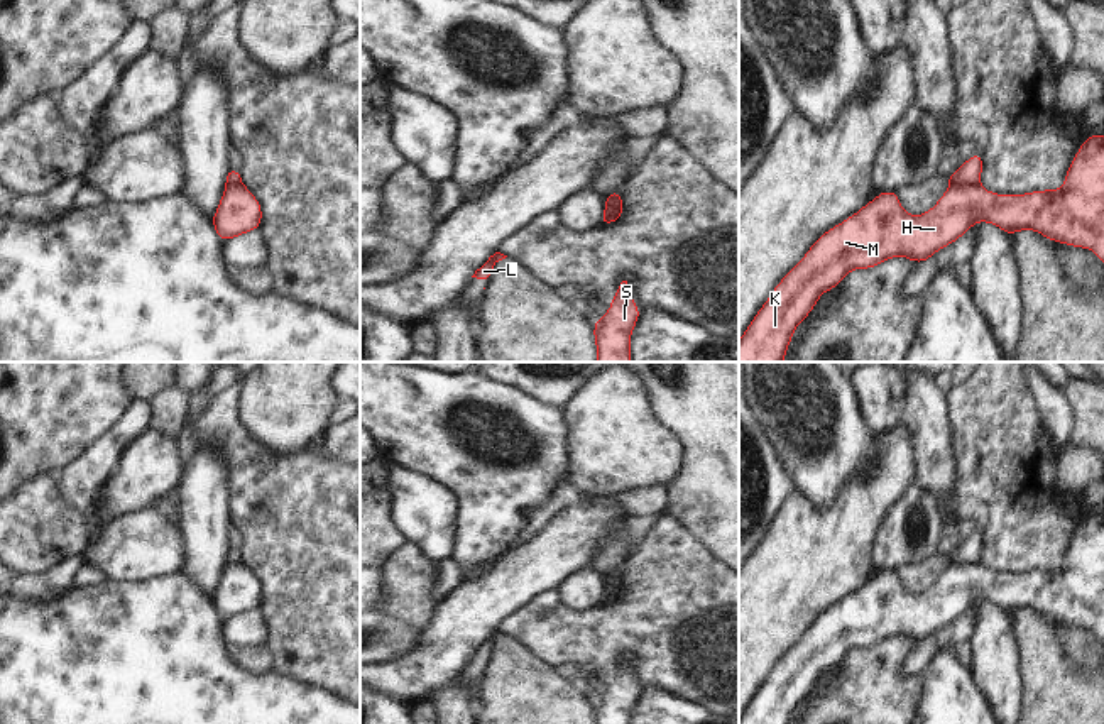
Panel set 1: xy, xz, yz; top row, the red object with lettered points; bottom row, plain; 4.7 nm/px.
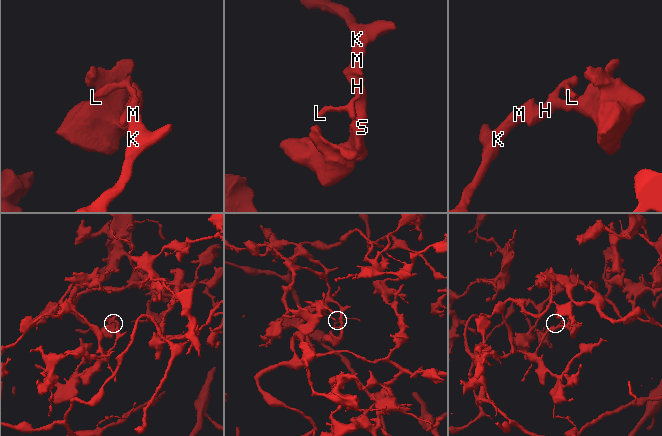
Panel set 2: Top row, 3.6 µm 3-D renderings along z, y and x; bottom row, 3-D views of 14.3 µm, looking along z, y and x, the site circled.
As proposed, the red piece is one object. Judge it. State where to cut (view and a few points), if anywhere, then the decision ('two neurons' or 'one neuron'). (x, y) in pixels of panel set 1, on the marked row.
yz (950, 183), (979, 185) | two neurons

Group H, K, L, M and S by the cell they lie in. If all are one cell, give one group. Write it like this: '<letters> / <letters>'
H K M S / L

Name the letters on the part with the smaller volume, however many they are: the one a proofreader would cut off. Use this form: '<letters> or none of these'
L

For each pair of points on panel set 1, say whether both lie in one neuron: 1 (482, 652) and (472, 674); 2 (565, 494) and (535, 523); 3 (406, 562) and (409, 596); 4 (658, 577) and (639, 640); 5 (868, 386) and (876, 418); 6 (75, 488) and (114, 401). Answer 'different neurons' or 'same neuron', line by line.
1: same neuron
2: same neuron
3: same neuron
4: same neuron
5: same neuron
6: different neurons

